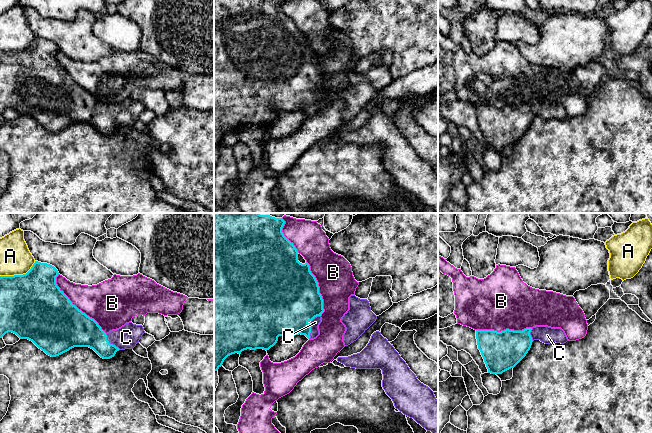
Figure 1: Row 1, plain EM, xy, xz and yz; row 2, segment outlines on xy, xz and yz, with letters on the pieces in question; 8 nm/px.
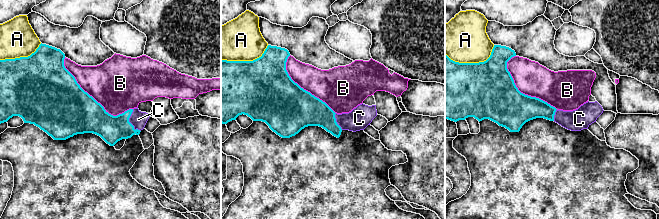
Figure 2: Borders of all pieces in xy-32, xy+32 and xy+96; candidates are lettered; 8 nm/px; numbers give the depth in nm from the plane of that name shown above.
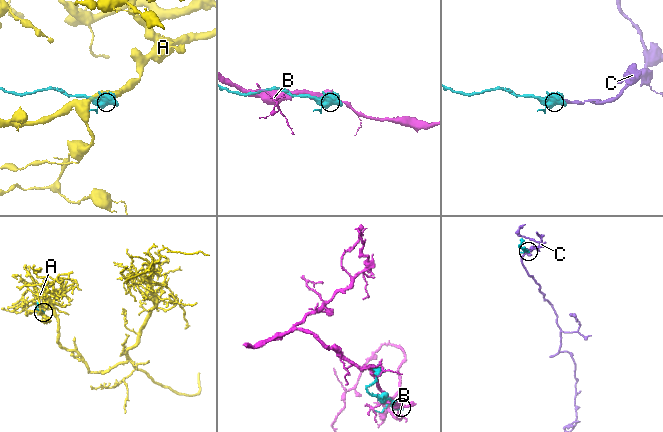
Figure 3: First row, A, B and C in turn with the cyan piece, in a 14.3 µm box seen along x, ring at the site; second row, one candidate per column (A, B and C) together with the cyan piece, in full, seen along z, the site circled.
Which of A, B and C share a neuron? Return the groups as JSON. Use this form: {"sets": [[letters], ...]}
{"sets": [["A"], ["B"], ["C"]]}

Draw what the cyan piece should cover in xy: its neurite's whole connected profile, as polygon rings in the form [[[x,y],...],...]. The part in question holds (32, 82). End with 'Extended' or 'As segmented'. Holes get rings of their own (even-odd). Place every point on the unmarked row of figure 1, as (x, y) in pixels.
[[[35,37],[26,50],[0,52],[0,114],[12,108],[20,115],[32,117],[51,133],[74,123],[89,123],[103,135],[114,133],[119,126],[133,125],[139,119],[145,109],[142,101],[129,98],[106,110],[60,66],[56,60],[58,50],[54,42]]]. Extended

